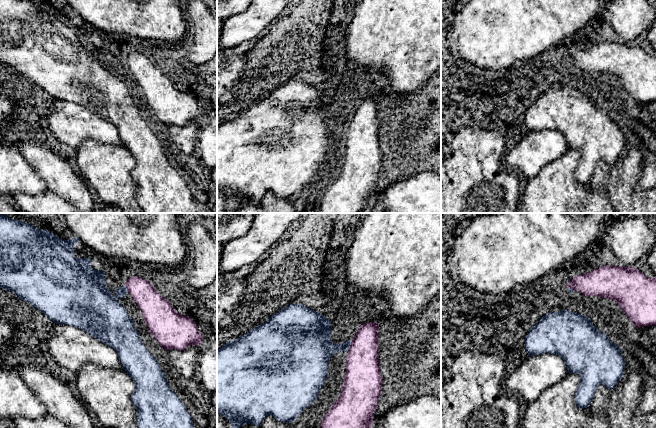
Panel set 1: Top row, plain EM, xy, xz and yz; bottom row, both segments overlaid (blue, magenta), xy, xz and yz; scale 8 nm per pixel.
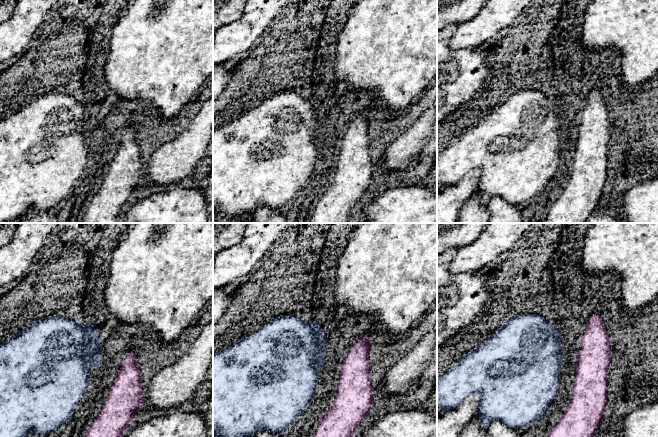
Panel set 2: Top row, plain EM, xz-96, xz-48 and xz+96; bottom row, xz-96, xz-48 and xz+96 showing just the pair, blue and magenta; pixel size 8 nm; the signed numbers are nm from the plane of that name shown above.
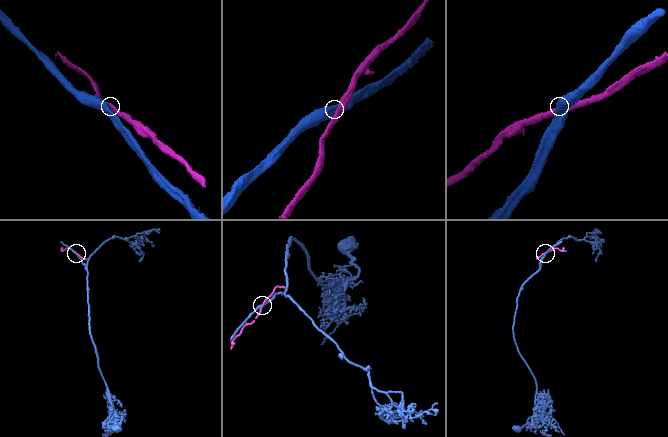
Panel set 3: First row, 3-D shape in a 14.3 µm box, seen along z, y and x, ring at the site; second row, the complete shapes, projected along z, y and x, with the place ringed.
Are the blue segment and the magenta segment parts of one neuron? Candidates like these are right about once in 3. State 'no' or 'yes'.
no

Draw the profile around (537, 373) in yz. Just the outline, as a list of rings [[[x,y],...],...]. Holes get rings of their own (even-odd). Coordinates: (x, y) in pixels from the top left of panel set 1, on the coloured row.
[[[544,353],[529,356],[507,375],[503,389],[517,397],[522,396],[529,403],[567,374],[566,363],[559,355]]]

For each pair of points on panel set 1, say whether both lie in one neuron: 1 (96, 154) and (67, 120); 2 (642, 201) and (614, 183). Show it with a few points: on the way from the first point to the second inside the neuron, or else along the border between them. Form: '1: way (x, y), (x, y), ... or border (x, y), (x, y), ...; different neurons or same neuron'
1: border (107, 143), (86, 139), (75, 150); different neurons
2: way (635, 201), (632, 201), (621, 190); same neuron

